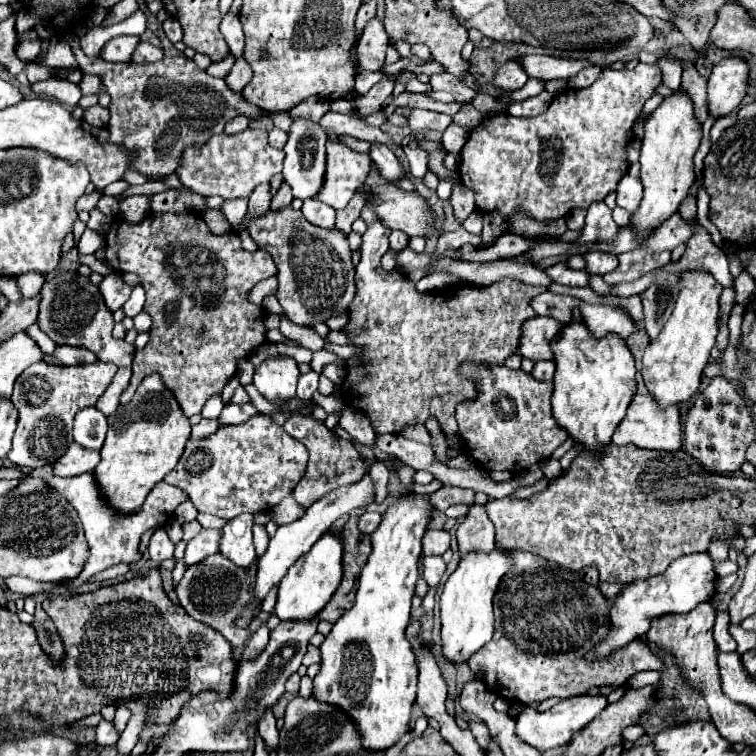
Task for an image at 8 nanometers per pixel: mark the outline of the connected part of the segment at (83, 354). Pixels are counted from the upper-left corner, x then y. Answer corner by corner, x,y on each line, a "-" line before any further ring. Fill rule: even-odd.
58,346
54,356
66,364
66,366
72,366
72,364
92,364
96,362
98,358
90,352
90,350
84,350
84,348
72,348
72,346

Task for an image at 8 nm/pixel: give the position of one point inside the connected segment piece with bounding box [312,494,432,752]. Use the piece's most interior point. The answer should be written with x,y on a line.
368,669

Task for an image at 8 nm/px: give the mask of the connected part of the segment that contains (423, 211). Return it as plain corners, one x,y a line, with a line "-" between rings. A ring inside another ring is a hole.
390,184
380,186
360,186
358,194
366,192
368,202
374,204
378,220
390,230
402,230
412,236
438,236
440,230
434,228
434,214
426,200
418,192
406,192

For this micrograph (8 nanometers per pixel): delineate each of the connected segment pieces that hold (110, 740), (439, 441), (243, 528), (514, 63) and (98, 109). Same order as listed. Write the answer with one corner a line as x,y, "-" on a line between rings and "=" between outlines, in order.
100,720
100,724
96,726
96,742
103,746
113,746
118,739
118,730
114,728
114,724
=
430,418
428,422
426,422
426,428
428,428
428,432
432,434
432,443
431,447
437,457
437,459
441,463
446,463
448,460
447,445
444,439
444,435
438,426
438,422
436,422
436,418
=
240,514
226,522
220,538
220,554
232,560
240,568
248,568
256,562
256,552
252,544
252,514
=
508,60
506,64
502,64
494,78
492,78
492,86
498,88
498,90
504,90
504,92
512,92
512,90
518,90
526,84
528,76
526,72
520,68
520,62
518,60
=
95,105
84,110
84,120
92,126
104,126
110,118
110,112
100,105

